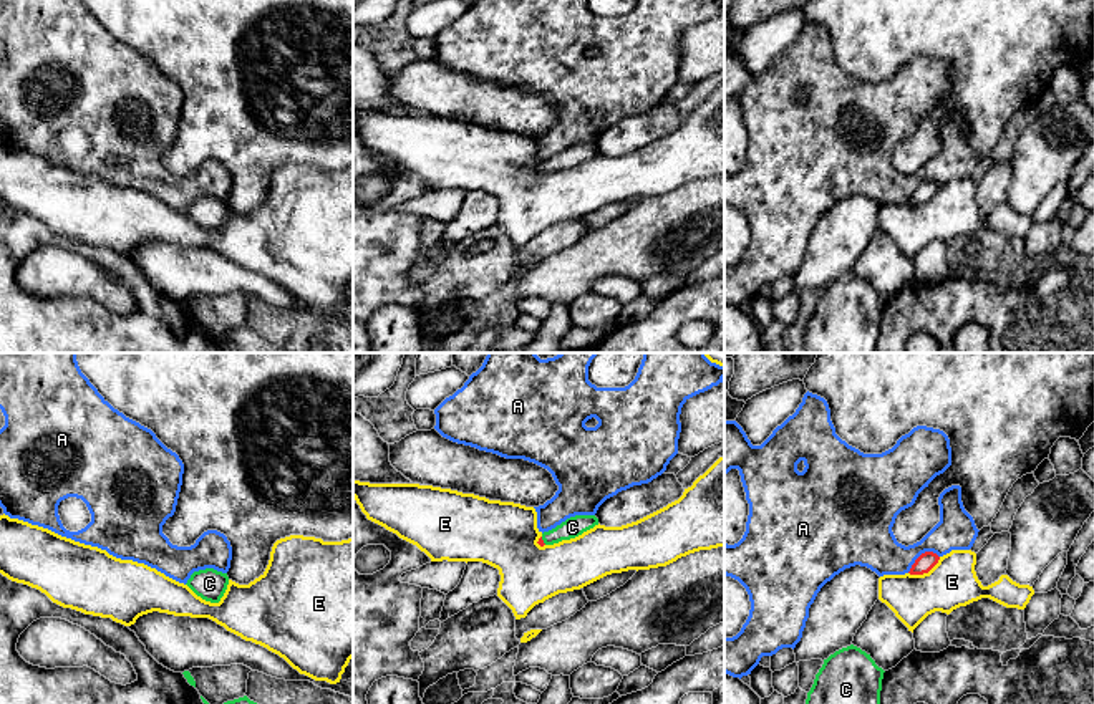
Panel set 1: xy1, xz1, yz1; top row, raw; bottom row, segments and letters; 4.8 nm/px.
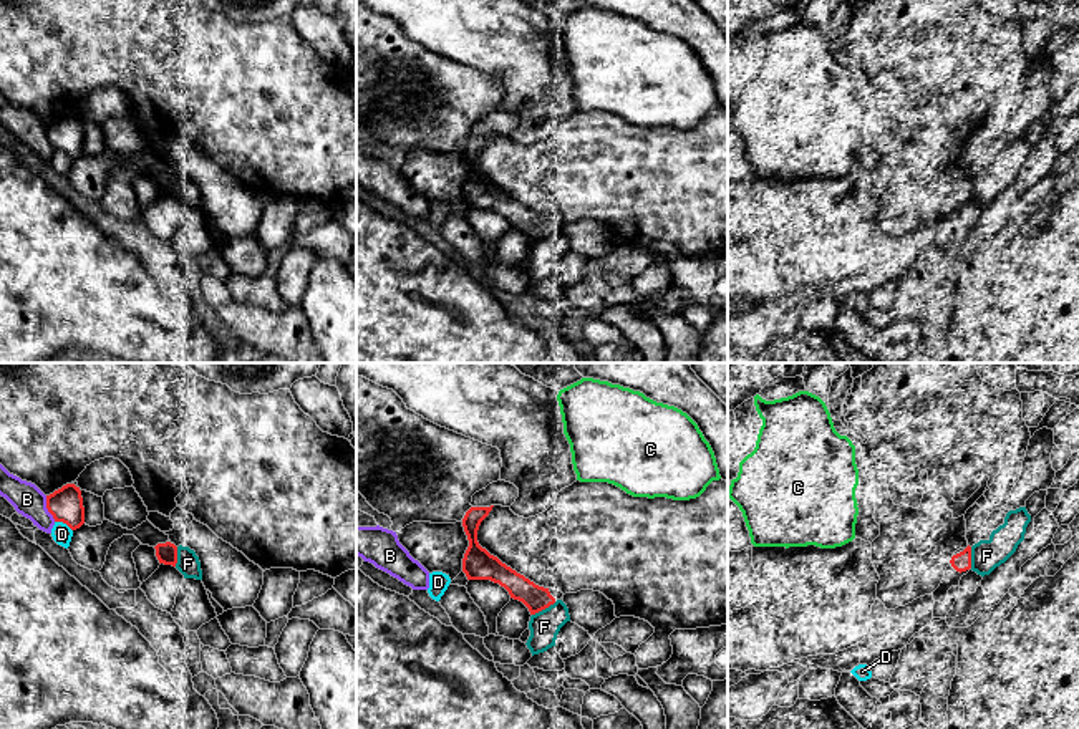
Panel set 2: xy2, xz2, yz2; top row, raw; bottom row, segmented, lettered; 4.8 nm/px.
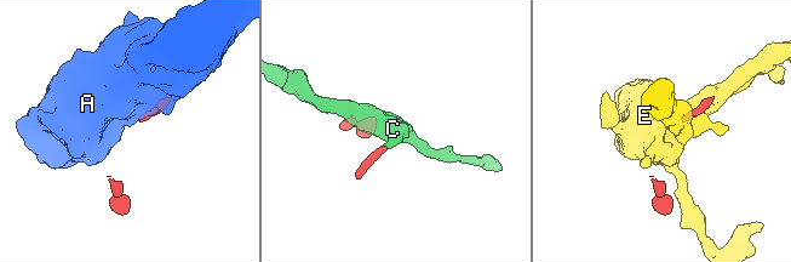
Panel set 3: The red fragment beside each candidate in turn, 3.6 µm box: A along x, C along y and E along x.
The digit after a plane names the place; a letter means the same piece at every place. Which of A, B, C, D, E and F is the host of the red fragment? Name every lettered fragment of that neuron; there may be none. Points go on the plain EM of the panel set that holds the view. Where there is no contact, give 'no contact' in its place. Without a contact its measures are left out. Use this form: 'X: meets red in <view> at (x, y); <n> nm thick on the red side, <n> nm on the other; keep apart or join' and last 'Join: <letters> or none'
A: meets red in yz1 at (920, 184); 90 nm thick on the red side, 240 nm on the other; keep apart
B: meets red in xy2 at (48, 138); 160 nm thick on the red side, 150 nm on the other; keep apart
C: meets red in xz1 at (542, 169); 30 nm thick on the red side, 100 nm on the other; join
D: meets red in xy2 at (63, 151); 160 nm thick on the red side, 100 nm on the other; keep apart
E: meets red in yz1 at (925, 201); 90 nm thick on the red side, 240 nm on the other; keep apart
F: meets red in xz2 at (544, 237); 120 nm thick on the red side, 150 nm on the other; keep apart
Join: C

